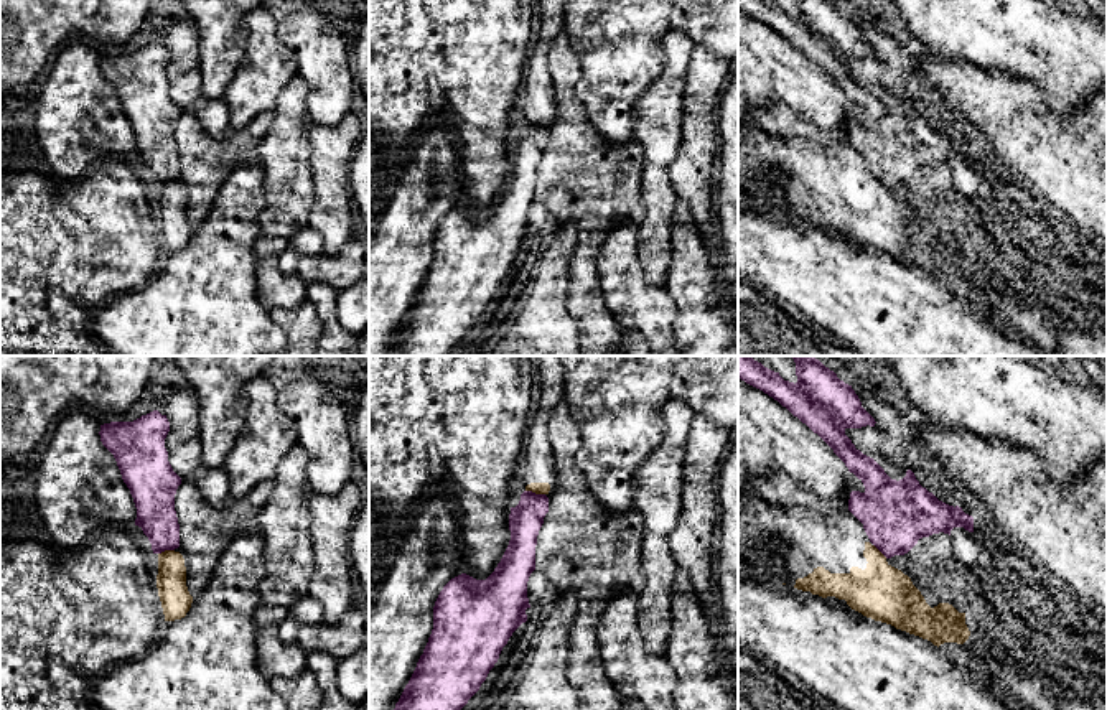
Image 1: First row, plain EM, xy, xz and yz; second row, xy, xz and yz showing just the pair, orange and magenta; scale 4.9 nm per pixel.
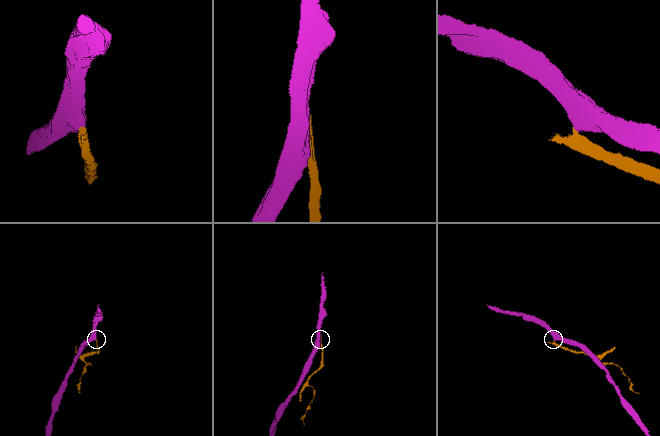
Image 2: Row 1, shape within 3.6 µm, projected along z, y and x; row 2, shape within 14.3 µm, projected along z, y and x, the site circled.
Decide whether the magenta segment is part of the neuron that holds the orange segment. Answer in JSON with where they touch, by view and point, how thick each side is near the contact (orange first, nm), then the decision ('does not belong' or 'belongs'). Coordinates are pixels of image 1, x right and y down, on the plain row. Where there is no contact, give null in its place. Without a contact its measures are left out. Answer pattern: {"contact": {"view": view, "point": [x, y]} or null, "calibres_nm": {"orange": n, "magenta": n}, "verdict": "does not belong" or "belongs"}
{"contact": {"view": "xz", "point": [536, 124]}, "calibres_nm": {"orange": 60, "magenta": 160}, "verdict": "does not belong"}

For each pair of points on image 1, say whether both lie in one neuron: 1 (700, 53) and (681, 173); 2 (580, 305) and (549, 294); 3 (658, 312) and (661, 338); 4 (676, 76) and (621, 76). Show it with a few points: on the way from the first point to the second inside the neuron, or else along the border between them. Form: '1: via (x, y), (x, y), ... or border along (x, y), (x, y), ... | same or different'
1: via (700, 83), (699, 144) | same
2: border along (567, 262), (567, 312), (575, 323), (579, 336) | different
3: via (658, 318), (658, 331) | same
4: border along (666, 38), (663, 71), (633, 106) | different

